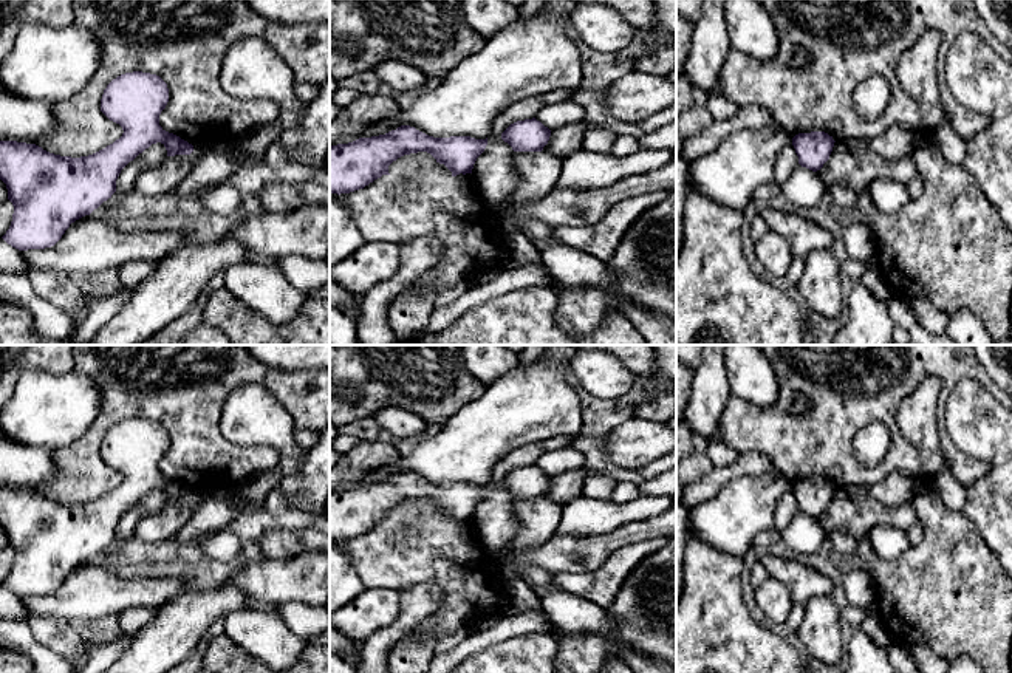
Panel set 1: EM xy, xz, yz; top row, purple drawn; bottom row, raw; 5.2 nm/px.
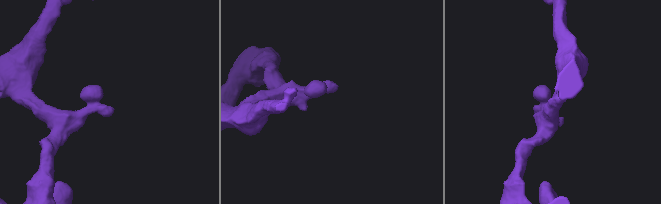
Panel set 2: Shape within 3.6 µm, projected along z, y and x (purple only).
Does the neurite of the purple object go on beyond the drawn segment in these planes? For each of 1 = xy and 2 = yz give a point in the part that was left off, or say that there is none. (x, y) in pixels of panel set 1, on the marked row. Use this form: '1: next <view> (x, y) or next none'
1: next none
2: next none

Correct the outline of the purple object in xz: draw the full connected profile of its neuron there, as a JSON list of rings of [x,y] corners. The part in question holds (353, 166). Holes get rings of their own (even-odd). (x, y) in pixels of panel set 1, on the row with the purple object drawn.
[[[401,125],[385,135],[359,138],[330,147],[330,192],[350,193],[388,173],[388,166],[410,153],[427,152],[444,164],[452,176],[472,173],[486,139],[470,136],[433,138],[415,127]]]

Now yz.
[[[825,132],[798,133],[792,138],[792,145],[798,156],[798,164],[817,172],[829,159],[834,139]]]

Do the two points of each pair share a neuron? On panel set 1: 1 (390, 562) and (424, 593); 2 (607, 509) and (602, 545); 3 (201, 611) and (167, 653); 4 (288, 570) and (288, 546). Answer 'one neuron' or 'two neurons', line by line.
1: two neurons
2: two neurons
3: one neuron
4: two neurons

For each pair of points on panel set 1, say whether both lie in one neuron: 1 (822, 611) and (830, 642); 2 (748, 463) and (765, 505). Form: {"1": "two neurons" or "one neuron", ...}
{"1": "one neuron", "2": "two neurons"}

